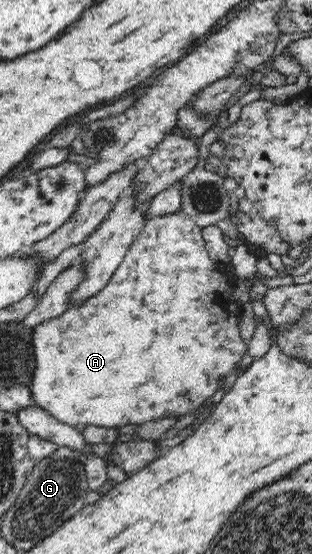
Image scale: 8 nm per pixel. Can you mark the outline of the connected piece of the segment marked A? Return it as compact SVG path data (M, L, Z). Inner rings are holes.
M181 208L169 214L149 217L147 224L129 247L123 262L117 267L115 274L111 276L111 280L107 282L105 288L83 302L71 304L61 316L43 321L34 328L32 343L36 364L33 380L29 387L32 399L37 406L44 408L59 422L81 428L93 424L93 426L113 429L127 424L139 425L163 417L175 417L177 420L180 416L197 412L207 402L207 399L221 388L220 382L223 382L231 373L235 373L239 366L245 365L242 359L248 354L248 343L243 341L239 329L243 307L239 301L233 298L232 292L232 288L235 288L239 279L231 267L226 269L226 265L221 265L210 257L201 230L202 228L193 218Z

